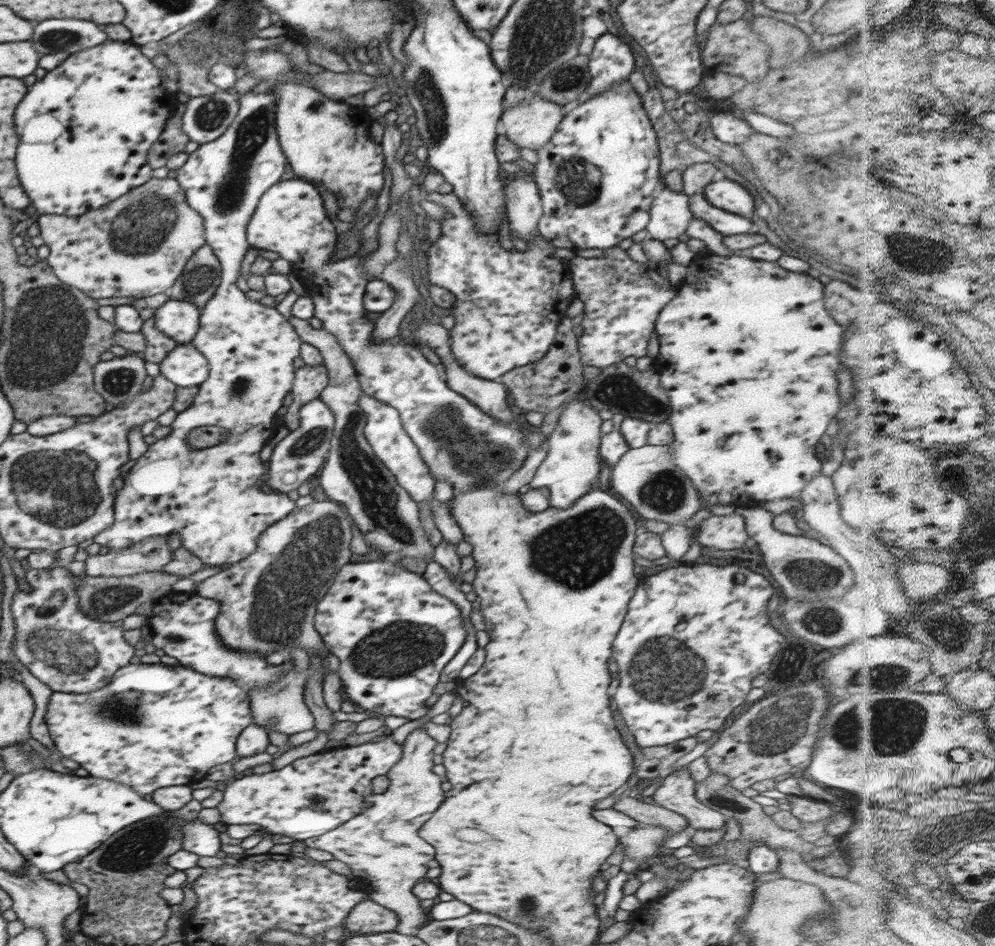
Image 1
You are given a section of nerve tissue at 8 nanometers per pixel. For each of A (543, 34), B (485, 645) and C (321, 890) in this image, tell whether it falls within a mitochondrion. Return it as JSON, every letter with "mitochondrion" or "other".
{"A":"mitochondrion","B":"other","C":"other"}

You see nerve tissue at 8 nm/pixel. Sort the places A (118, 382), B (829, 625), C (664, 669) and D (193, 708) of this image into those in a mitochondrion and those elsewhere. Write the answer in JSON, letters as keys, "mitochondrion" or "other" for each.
{"A":"mitochondrion","B":"mitochondrion","C":"mitochondrion","D":"other"}

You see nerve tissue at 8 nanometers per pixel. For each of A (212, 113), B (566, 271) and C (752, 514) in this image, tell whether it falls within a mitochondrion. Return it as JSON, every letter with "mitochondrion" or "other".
{"A":"mitochondrion","B":"other","C":"other"}

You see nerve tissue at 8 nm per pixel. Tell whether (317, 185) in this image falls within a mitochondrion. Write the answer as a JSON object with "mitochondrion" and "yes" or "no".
{"mitochondrion":"no"}

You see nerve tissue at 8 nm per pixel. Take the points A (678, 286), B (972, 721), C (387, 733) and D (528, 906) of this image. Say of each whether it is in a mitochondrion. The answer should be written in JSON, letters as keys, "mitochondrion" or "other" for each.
{"A":"other","B":"other","C":"other","D":"mitochondrion"}

